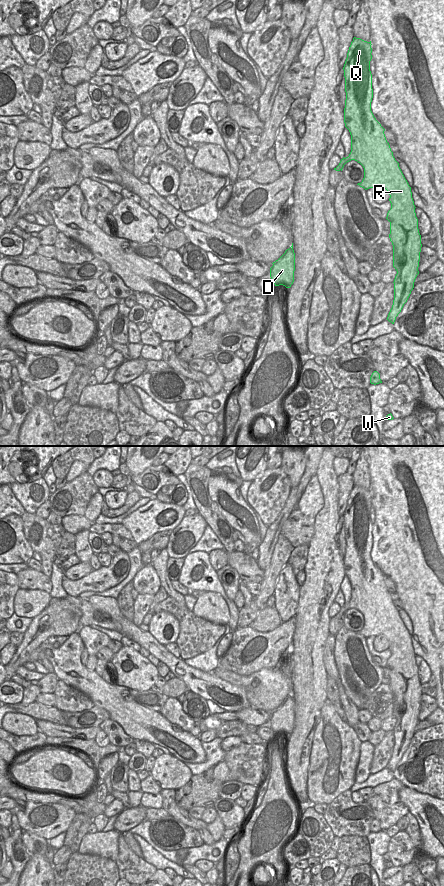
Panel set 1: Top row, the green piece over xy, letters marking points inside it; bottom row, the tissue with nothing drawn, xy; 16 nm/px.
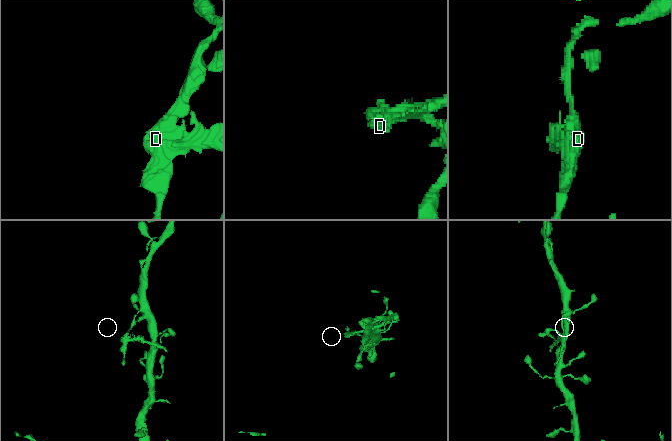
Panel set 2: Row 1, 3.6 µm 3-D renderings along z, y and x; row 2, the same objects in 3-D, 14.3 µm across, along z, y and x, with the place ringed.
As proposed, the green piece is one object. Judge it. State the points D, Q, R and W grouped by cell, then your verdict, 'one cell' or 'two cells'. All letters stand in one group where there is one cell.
D / Q R W; two cells

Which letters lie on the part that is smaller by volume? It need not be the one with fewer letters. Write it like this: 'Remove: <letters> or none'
Remove: D

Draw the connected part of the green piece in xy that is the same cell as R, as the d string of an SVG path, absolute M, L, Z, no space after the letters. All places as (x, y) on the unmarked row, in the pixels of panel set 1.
M354 485L343 515L346 540L344 571L351 583L351 600L346 605L346 611L355 608L363 614L364 626L357 633L365 638L382 634L390 643L391 657L388 659L386 667L390 670L389 686L393 693L393 715L396 717L397 722L393 730L393 753L387 768L394 772L396 765L407 750L414 736L415 727L419 722L418 715L422 692L411 635L401 619L399 611L393 604L384 582L385 577L371 559L373 546L372 522L370 519L371 493L371 489L367 490Z

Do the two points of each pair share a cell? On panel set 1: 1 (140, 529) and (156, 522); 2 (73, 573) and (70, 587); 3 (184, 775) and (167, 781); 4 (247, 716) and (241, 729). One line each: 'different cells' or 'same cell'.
1: same cell
2: different cells
3: same cell
4: different cells

